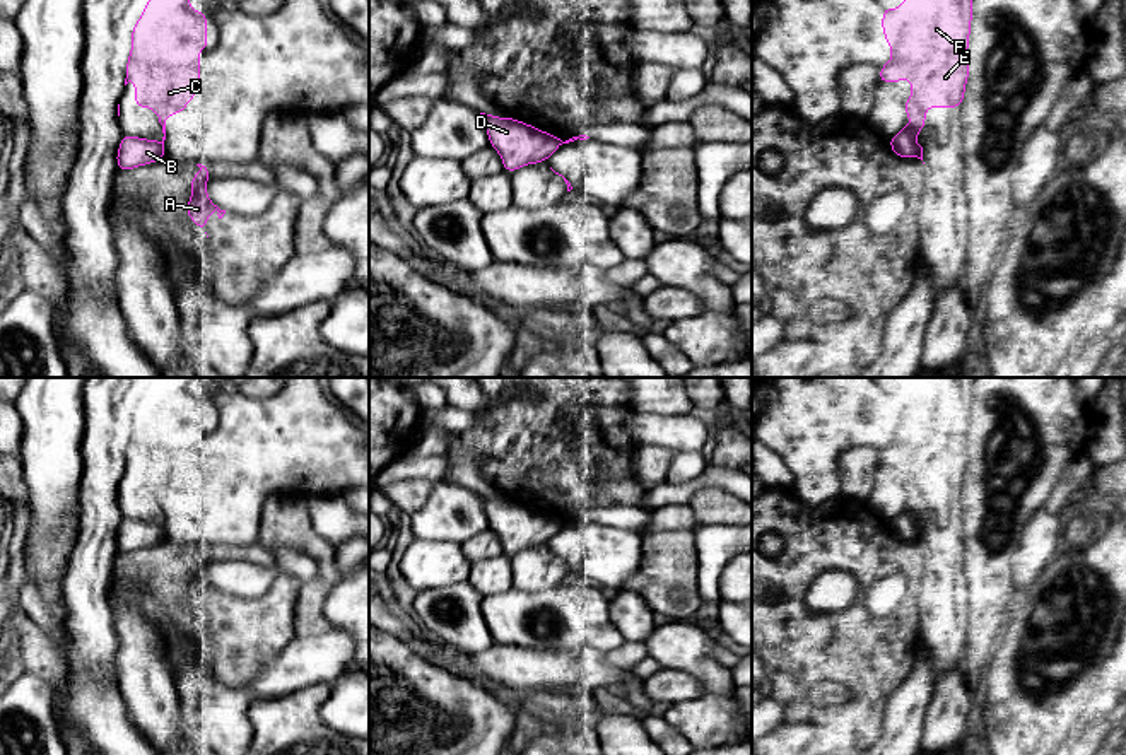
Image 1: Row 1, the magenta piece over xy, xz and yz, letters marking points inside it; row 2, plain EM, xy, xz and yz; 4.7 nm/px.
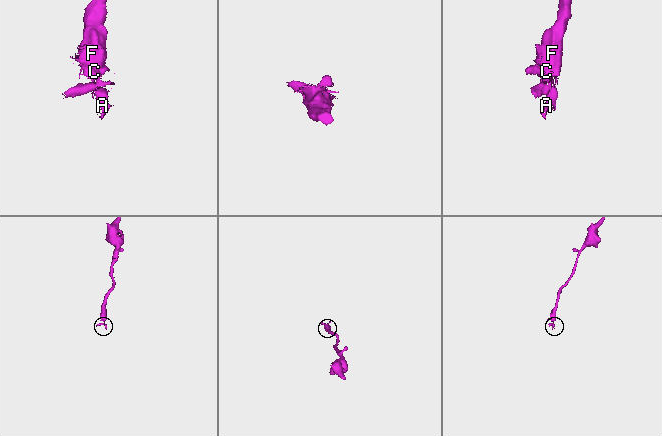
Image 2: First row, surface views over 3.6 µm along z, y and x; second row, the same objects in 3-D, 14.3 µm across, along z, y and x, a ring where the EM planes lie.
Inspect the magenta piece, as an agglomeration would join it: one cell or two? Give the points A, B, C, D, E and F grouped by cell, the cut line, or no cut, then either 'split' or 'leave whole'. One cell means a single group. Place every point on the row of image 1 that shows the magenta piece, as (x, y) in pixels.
groups A C E F / B D; cut yz (904, 128), (913, 135); split

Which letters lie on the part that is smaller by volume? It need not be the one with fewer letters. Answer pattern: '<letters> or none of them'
B, D

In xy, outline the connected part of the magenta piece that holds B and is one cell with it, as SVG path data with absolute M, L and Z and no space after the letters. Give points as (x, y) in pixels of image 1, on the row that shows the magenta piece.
M123 135L116 154L116 164L120 171L128 171L157 162L164 154L166 145L162 142Z

